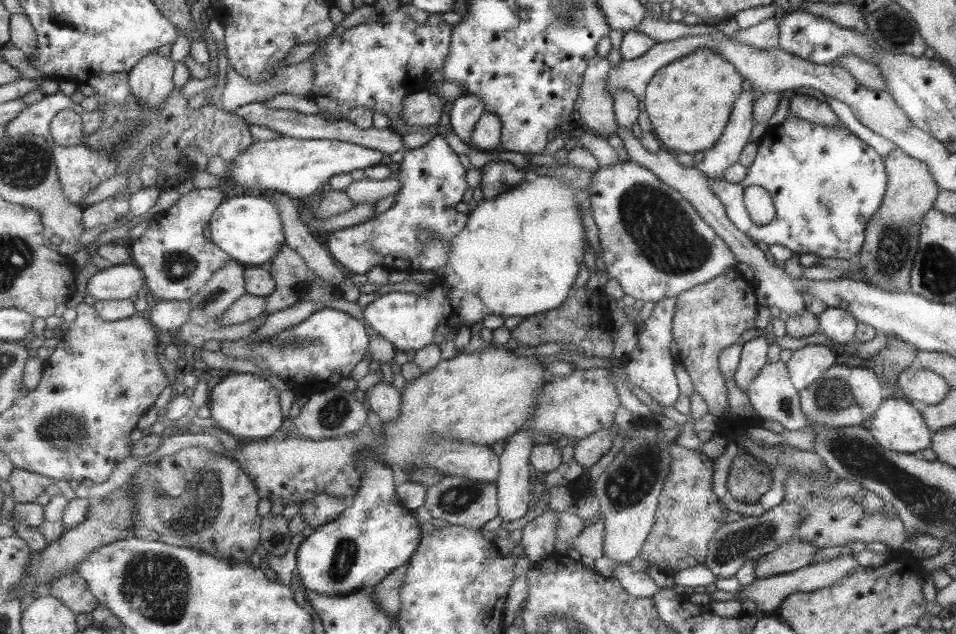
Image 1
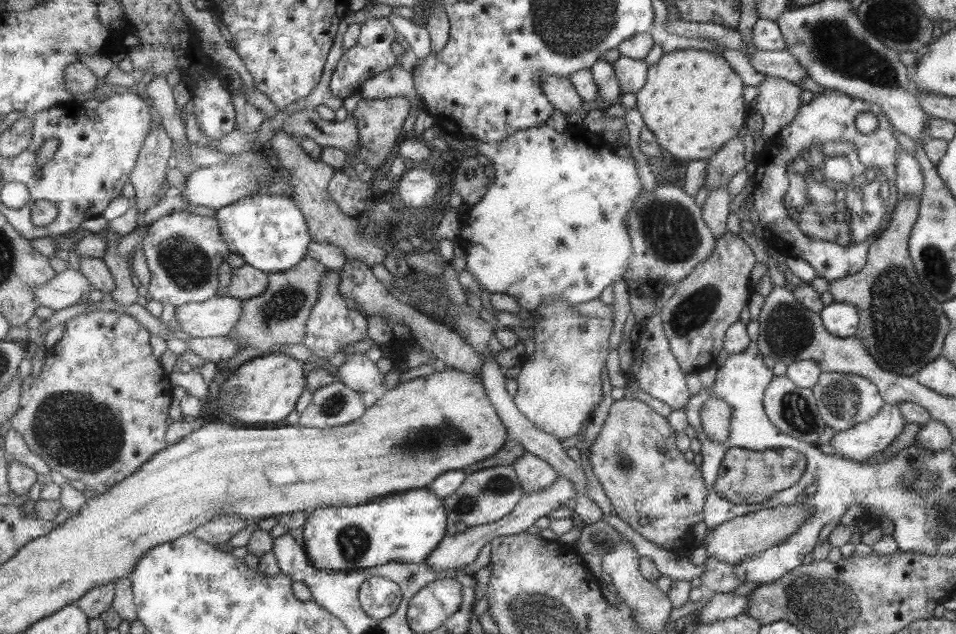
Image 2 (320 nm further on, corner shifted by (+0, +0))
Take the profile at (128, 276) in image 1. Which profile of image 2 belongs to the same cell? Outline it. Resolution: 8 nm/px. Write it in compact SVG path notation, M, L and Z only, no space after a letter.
M66 269L54 280L35 290L35 297L41 307L53 311L73 310L80 308L80 300L86 292L93 289L93 284L79 270Z

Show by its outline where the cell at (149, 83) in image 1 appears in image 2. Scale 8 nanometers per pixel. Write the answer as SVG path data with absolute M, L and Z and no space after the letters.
M163 123L152 124L151 134L143 145L139 162L131 175L136 188L138 217L160 203L161 190L167 180L169 158L174 154L174 140Z

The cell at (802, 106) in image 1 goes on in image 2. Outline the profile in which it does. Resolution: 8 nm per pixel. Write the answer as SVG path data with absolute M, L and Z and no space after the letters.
M767 77L756 86L757 95L753 111L762 116L763 140L774 138L791 122L799 108L801 87L779 77Z

